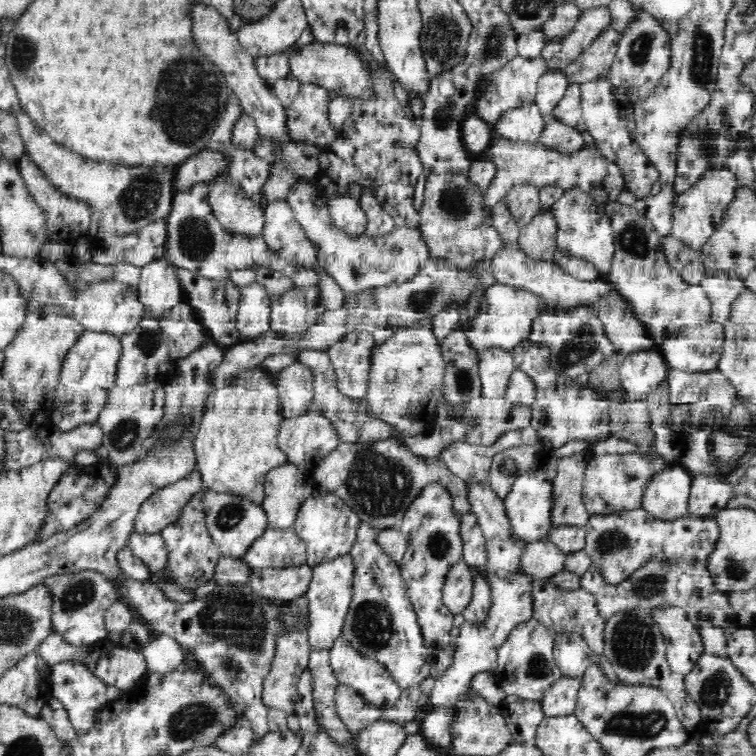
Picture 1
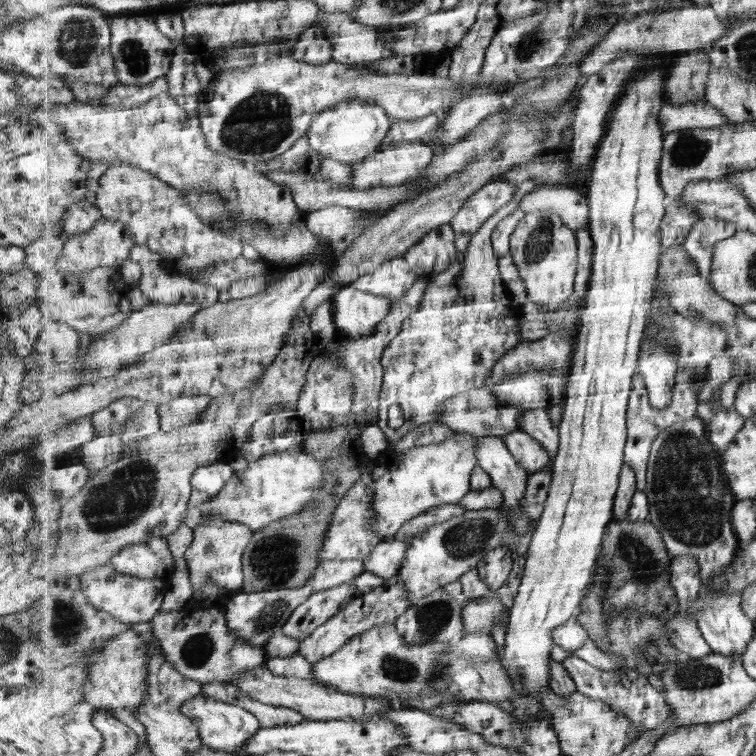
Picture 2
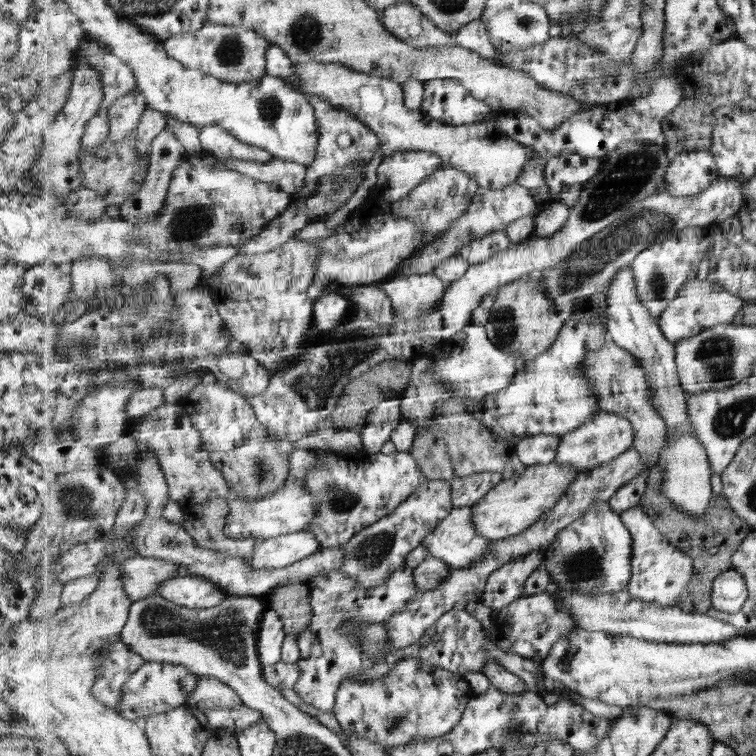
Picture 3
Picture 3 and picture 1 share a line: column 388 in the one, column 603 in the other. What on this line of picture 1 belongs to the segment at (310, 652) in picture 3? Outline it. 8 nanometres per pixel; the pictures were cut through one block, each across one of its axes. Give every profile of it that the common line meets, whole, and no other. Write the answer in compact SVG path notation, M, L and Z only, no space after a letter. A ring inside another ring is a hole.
M650 560L640 570L636 571L628 580L622 584L606 584L600 573L590 565L579 575L579 588L585 590L596 599L598 614L607 620L612 618L616 612L624 609L650 609L660 607L681 608L686 613L687 619L697 627L702 620L714 620L716 625L726 629L727 636L739 626L737 616L728 604L726 594L716 589L709 571L702 565L688 562L688 565L681 562L666 562L661 564L657 560Z

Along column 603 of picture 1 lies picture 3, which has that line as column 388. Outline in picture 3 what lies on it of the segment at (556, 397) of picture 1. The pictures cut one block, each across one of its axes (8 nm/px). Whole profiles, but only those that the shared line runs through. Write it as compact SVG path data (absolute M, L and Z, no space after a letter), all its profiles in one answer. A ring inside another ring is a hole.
M403 393L392 399L386 398L366 417L367 428L363 430L363 443L371 455L380 453L381 448L391 440L394 430L404 422L401 421Z

